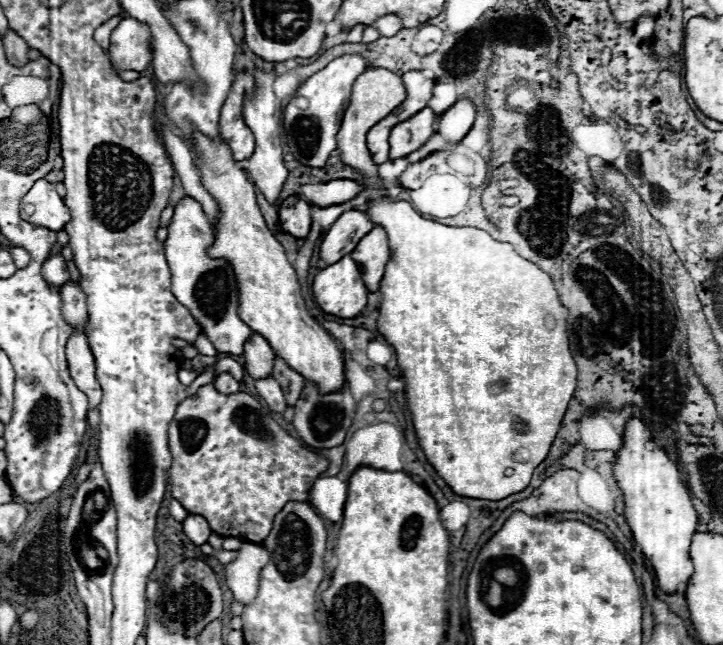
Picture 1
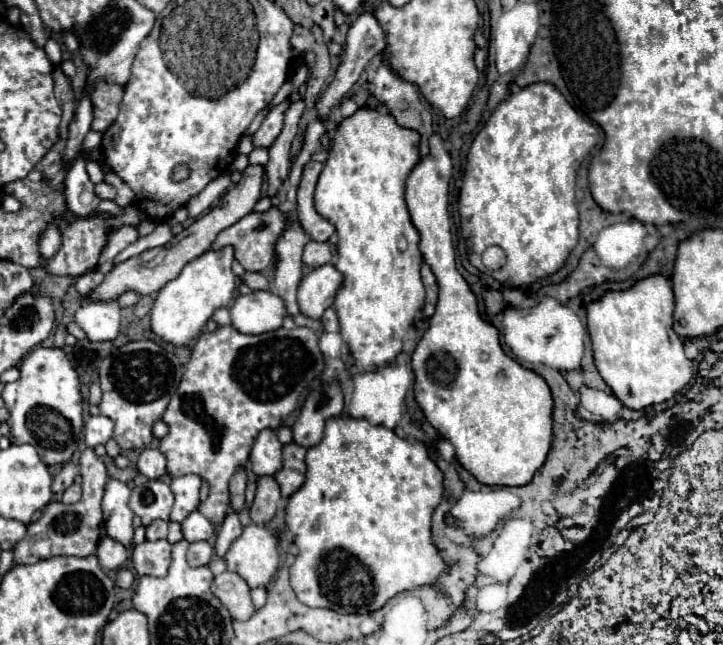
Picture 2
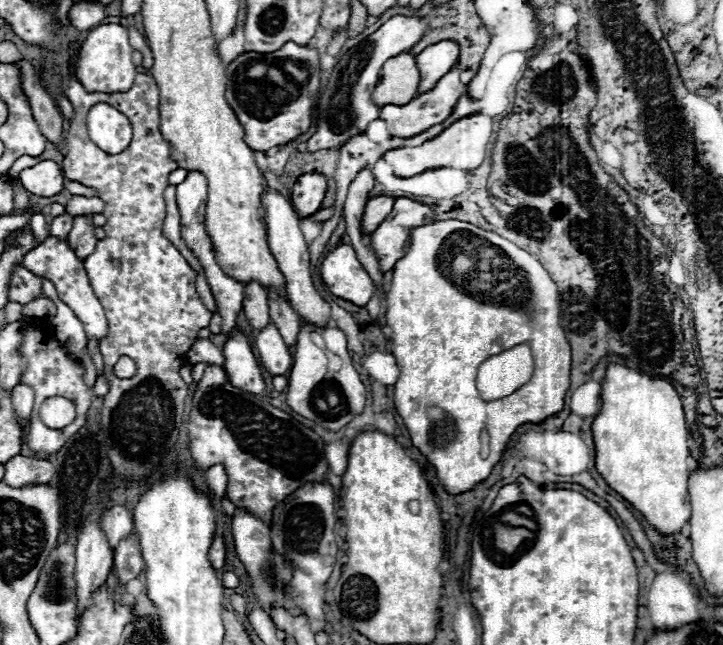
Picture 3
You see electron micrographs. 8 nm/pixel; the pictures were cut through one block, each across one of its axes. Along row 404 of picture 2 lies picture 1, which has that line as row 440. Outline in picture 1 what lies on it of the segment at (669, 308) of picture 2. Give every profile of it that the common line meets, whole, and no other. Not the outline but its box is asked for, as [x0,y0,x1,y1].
[614,418,698,594]

